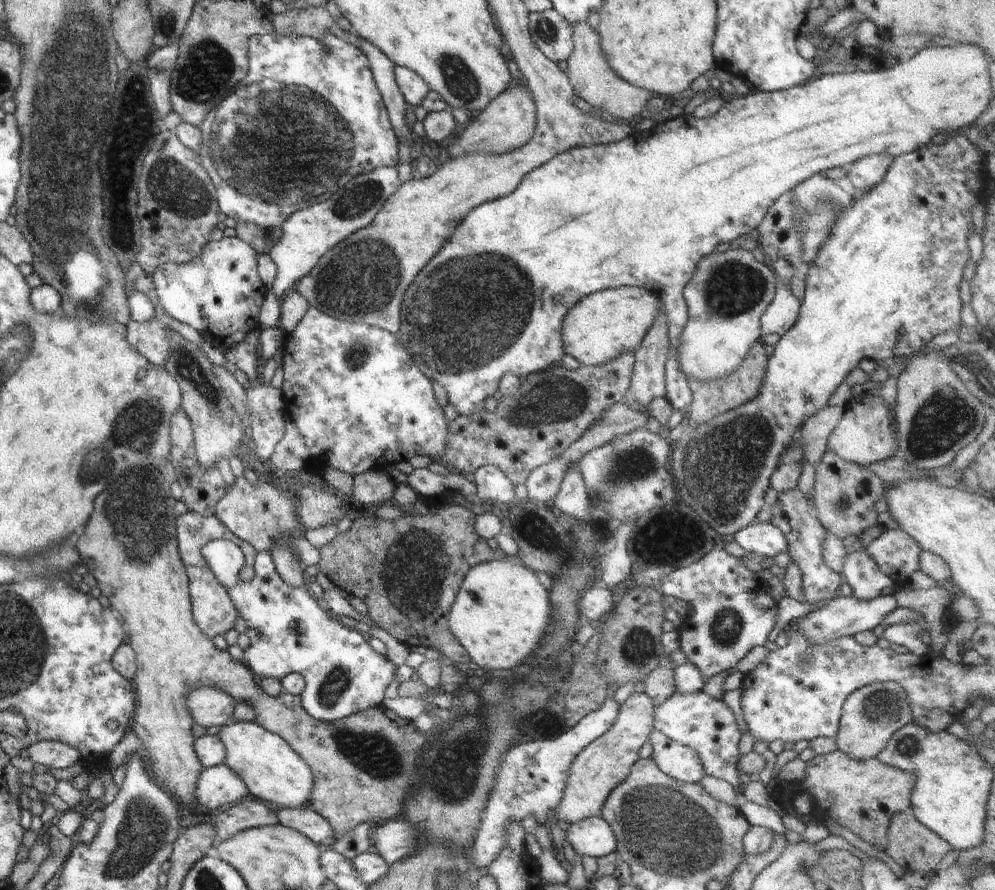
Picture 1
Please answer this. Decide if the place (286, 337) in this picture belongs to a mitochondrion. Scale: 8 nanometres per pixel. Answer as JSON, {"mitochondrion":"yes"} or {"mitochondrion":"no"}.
{"mitochondrion":"no"}

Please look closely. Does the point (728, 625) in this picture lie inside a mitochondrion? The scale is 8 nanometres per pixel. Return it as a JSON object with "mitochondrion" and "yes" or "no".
{"mitochondrion":"yes"}

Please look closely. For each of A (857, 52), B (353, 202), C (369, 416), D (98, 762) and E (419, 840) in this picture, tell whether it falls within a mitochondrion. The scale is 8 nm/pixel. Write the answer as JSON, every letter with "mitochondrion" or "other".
{"A":"other","B":"mitochondrion","C":"other","D":"other","E":"other"}

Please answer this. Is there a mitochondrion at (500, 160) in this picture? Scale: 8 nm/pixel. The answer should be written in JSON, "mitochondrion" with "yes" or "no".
{"mitochondrion":"no"}

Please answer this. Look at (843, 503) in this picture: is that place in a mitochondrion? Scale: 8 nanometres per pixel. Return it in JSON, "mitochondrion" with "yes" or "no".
{"mitochondrion":"yes"}

